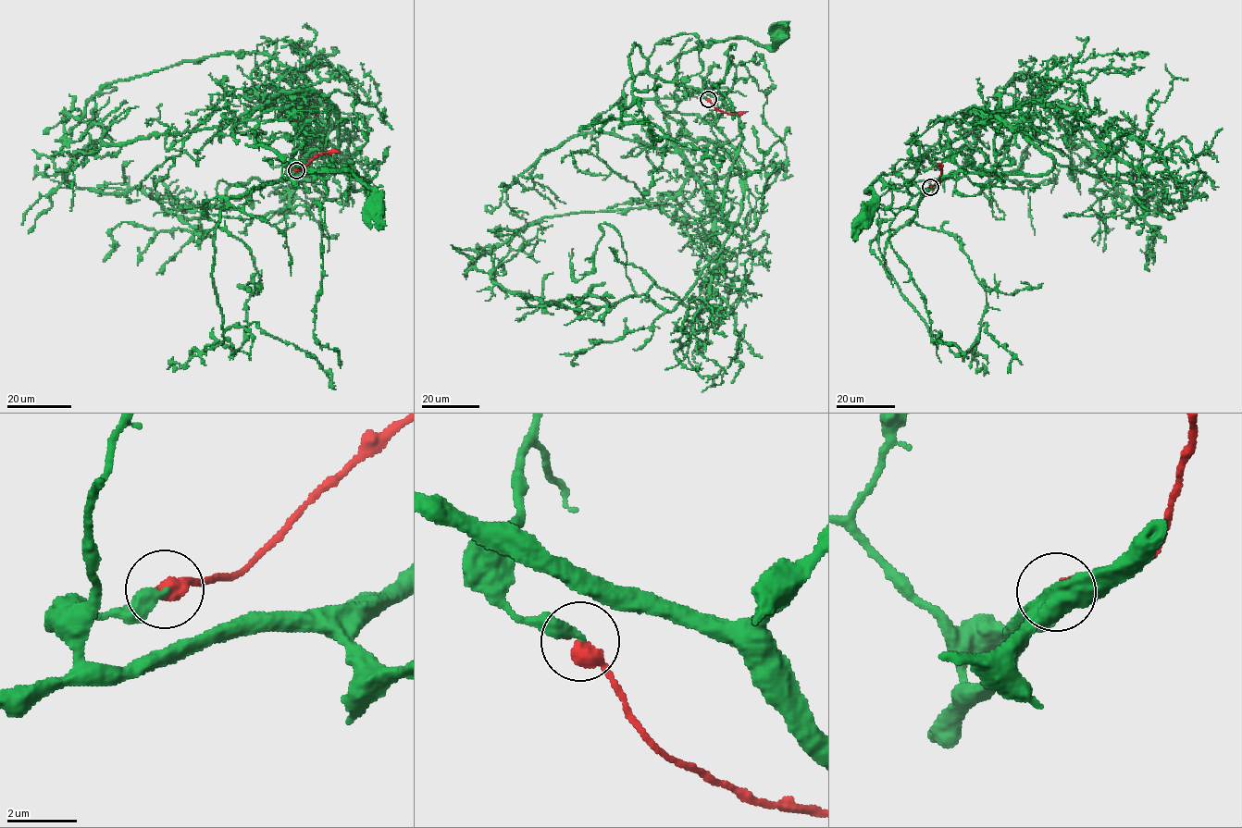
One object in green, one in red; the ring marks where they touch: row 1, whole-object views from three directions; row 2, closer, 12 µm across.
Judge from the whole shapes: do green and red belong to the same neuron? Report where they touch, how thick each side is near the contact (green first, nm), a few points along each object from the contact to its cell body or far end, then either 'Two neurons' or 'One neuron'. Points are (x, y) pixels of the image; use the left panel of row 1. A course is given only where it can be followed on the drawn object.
Place: (296, 170). Thickness 400 nm (green) against 480 nm. Course of green: (296, 170), (289, 176), (335, 163), (283, 110), (265, 110), (252, 144), (304, 171), (349, 170), (375, 209). Course of red: (296, 170), (302, 169), (319, 154), (340, 152). One neuron

